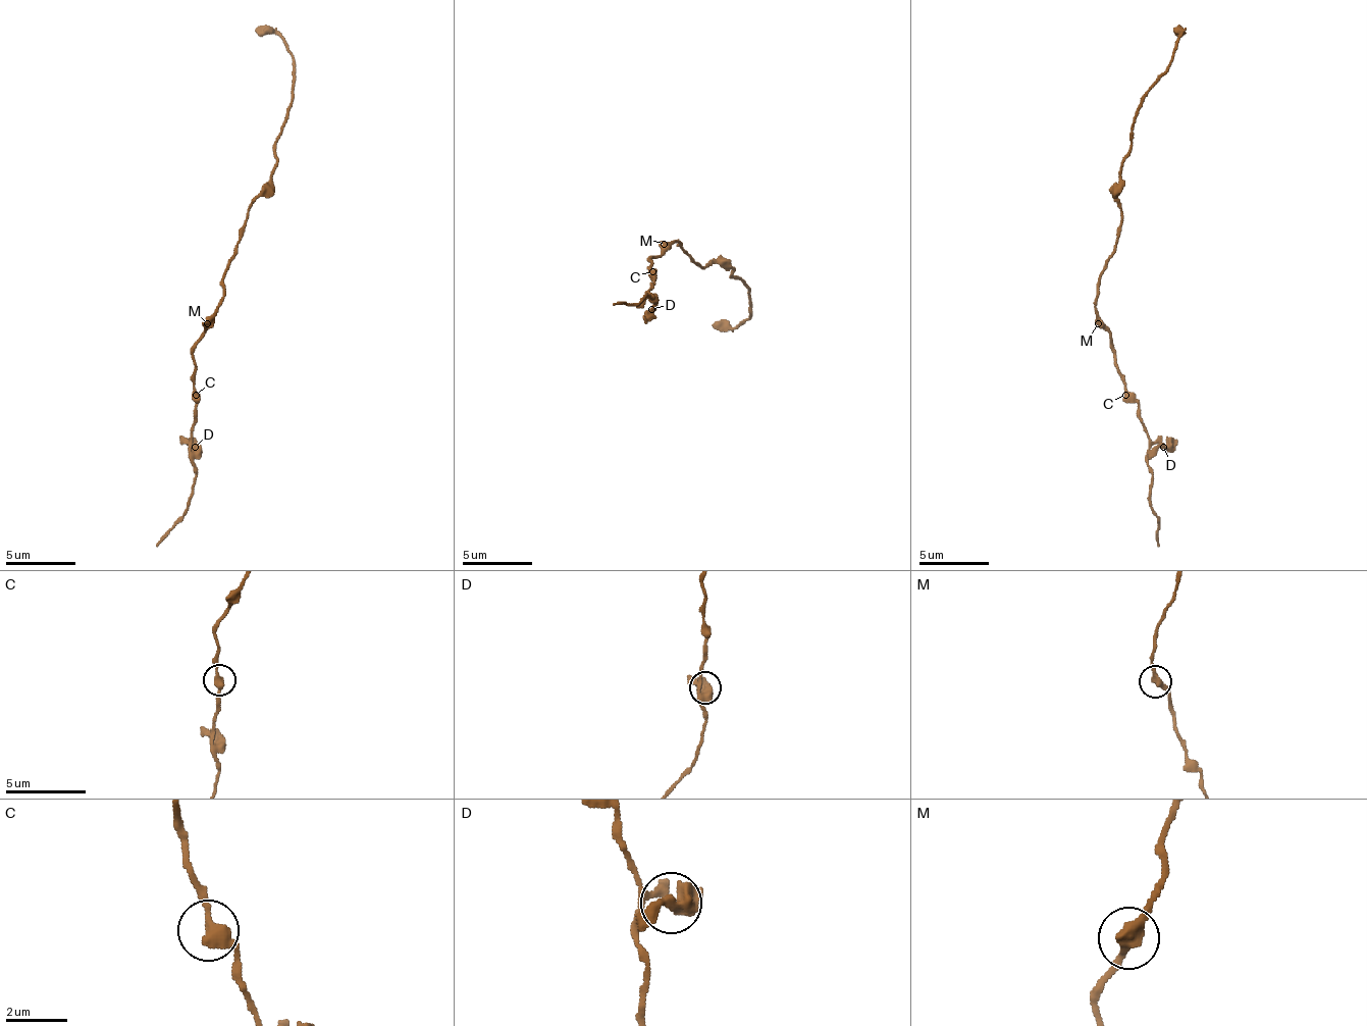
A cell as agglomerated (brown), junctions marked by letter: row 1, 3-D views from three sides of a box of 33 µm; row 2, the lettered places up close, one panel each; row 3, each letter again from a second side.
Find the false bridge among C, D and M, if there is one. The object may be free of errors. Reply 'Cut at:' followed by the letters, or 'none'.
Cut at: none

